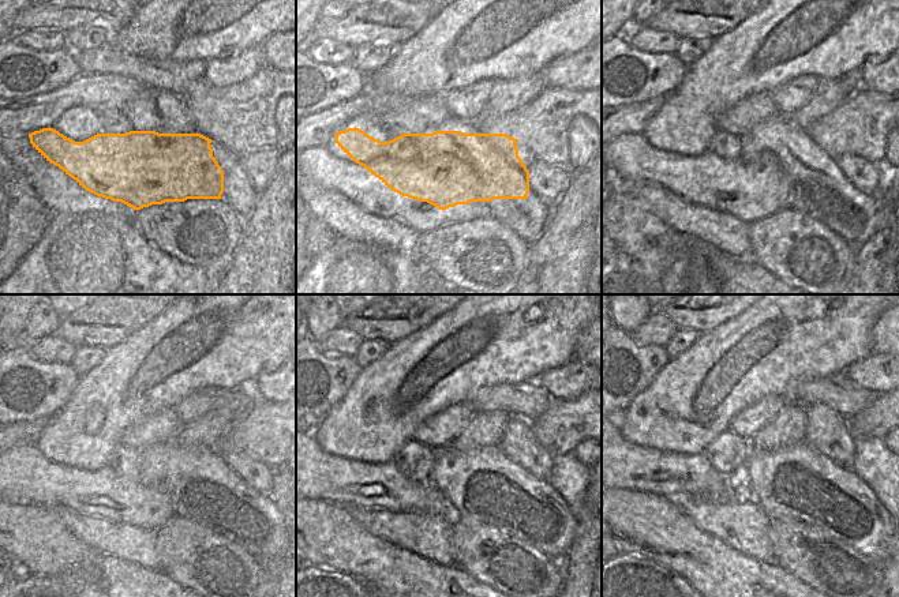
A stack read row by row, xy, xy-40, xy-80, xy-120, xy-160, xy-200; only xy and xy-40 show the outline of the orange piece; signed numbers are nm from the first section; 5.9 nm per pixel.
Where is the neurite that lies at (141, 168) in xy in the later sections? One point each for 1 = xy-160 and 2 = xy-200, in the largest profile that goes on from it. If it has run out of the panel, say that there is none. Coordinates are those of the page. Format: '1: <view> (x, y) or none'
1: xy-160 (351, 483)
2: xy-200 (681, 480)

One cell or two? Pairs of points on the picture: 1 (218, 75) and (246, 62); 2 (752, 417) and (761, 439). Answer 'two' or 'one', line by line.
1: one
2: two

